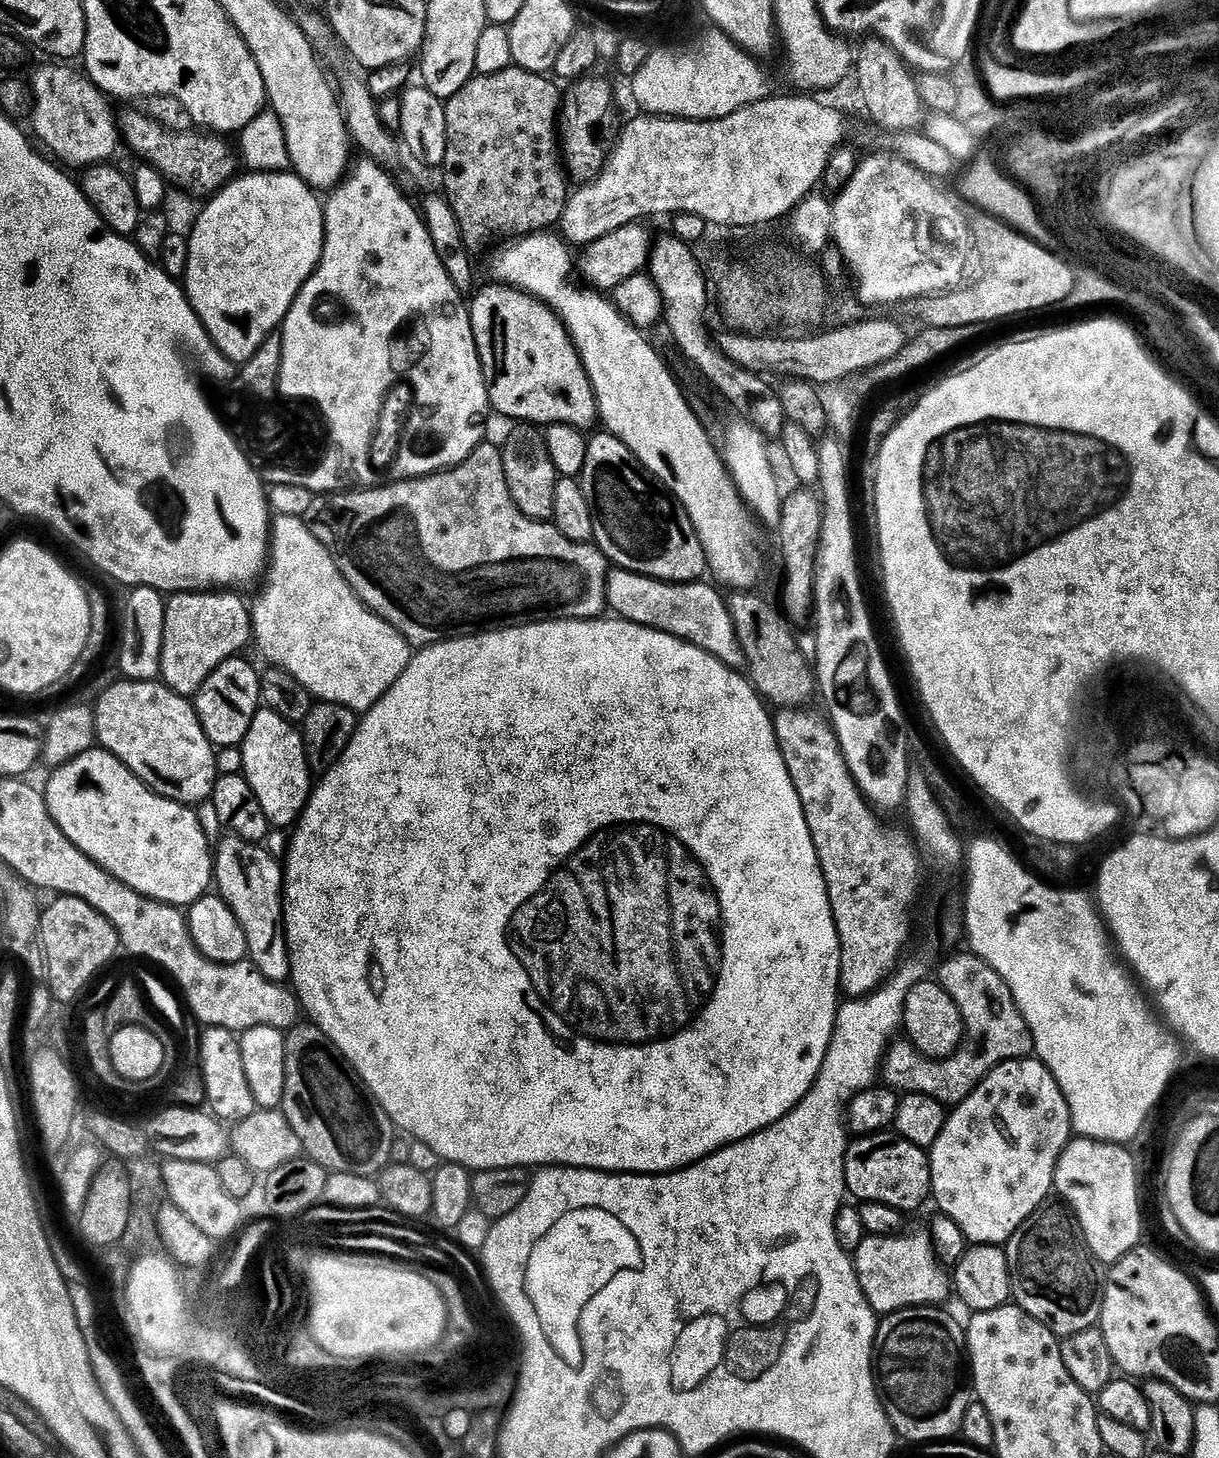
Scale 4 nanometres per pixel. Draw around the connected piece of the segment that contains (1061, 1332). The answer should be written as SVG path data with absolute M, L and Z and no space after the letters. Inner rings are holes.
M1047 1208L1037 1210L1009 1238L1006 1245L1008 1269L1016 1295L1015 1307L1063 1338L1099 1325L1100 1280L1096 1277L1097 1261L1088 1251L1073 1217L1067 1211Z

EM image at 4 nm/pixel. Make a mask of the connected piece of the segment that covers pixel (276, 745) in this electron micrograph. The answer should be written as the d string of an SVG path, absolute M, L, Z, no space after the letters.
M261 710L256 713L254 722L246 734L242 751L243 779L248 779L245 780L247 787L251 788L258 802L262 802L262 810L266 810L269 825L273 829L291 829L308 805L308 798L312 795L314 787L314 773L308 767L301 729L278 714Z

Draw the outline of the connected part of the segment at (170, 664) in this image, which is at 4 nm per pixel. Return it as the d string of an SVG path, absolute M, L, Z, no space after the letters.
M232 590L178 592L166 600L166 630L162 642L160 676L172 692L195 697L222 662L233 659L253 639L249 605Z

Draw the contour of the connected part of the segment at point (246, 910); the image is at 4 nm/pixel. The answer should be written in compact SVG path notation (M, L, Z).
M231 834L225 835L226 838L221 842L220 845L215 845L214 848L214 888L218 893L221 900L225 900L226 903L230 906L230 910L234 914L234 918L238 918L238 922L242 926L242 930L246 934L246 942L248 943L248 955L247 959L257 968L258 971L266 978L270 978L270 982L275 984L284 984L285 981L289 979L292 975L292 964L286 958L286 942L281 936L282 925L284 923L284 869L282 867L281 861L278 859L275 860L270 853L267 852L267 847L261 846L259 844L251 844L246 842L242 838L233 836Z

